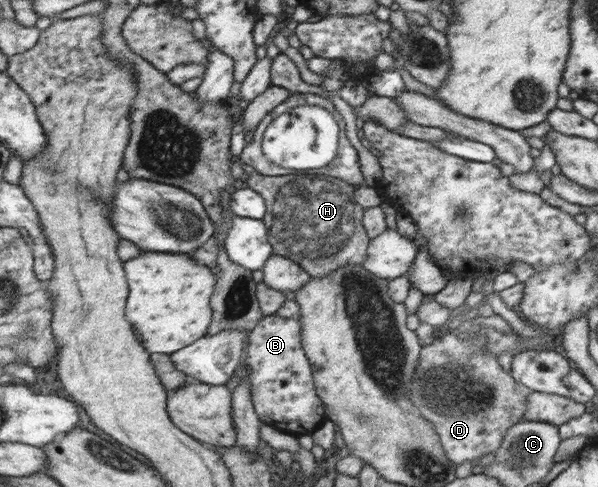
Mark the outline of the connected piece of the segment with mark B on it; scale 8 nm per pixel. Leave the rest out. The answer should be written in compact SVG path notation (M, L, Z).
M276 314L263 317L248 331L245 366L250 400L262 423L281 432L310 434L326 418L323 402L316 396L312 372L300 346L300 321Z

